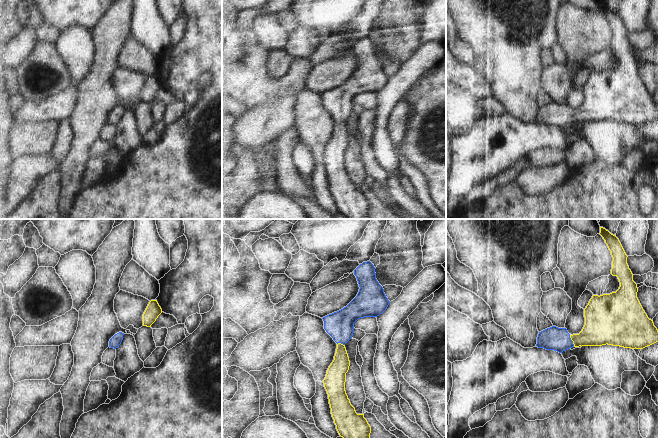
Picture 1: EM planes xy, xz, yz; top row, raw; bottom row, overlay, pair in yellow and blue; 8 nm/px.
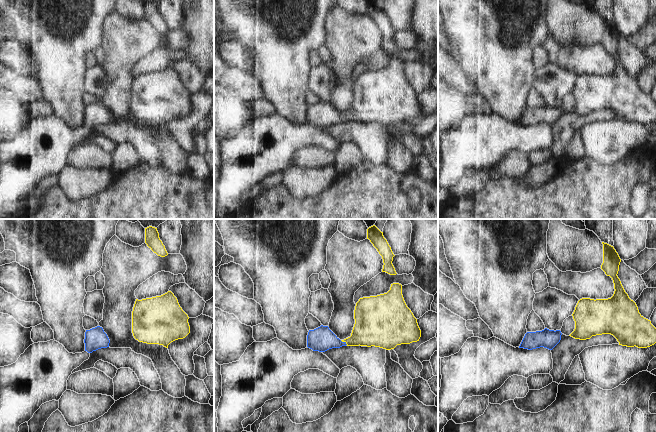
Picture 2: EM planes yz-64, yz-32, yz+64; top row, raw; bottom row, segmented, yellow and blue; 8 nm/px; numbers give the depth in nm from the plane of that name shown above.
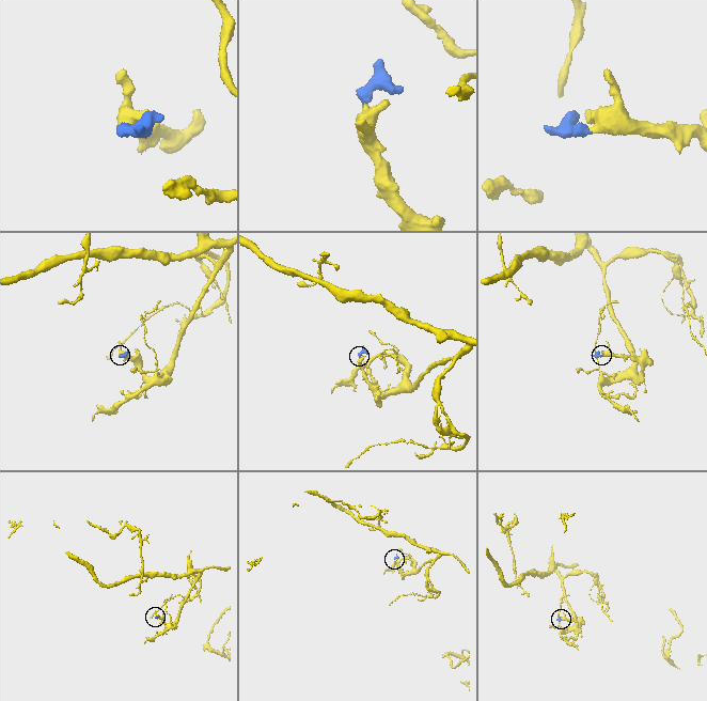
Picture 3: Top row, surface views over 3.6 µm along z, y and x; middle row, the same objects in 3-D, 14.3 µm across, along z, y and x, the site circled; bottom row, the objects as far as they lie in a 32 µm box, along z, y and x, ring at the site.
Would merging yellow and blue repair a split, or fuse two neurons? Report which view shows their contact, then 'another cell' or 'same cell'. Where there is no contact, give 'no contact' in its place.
yz | same cell

